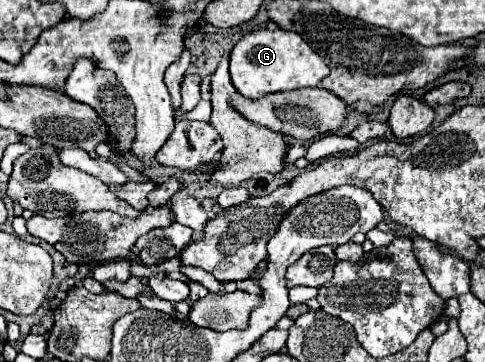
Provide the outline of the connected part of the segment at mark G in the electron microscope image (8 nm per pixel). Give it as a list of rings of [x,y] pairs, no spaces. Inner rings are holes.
[[[256,30],[244,36],[230,52],[230,80],[246,98],[262,98],[274,92],[290,92],[298,88],[318,86],[330,68],[326,62],[296,34],[288,30]]]

